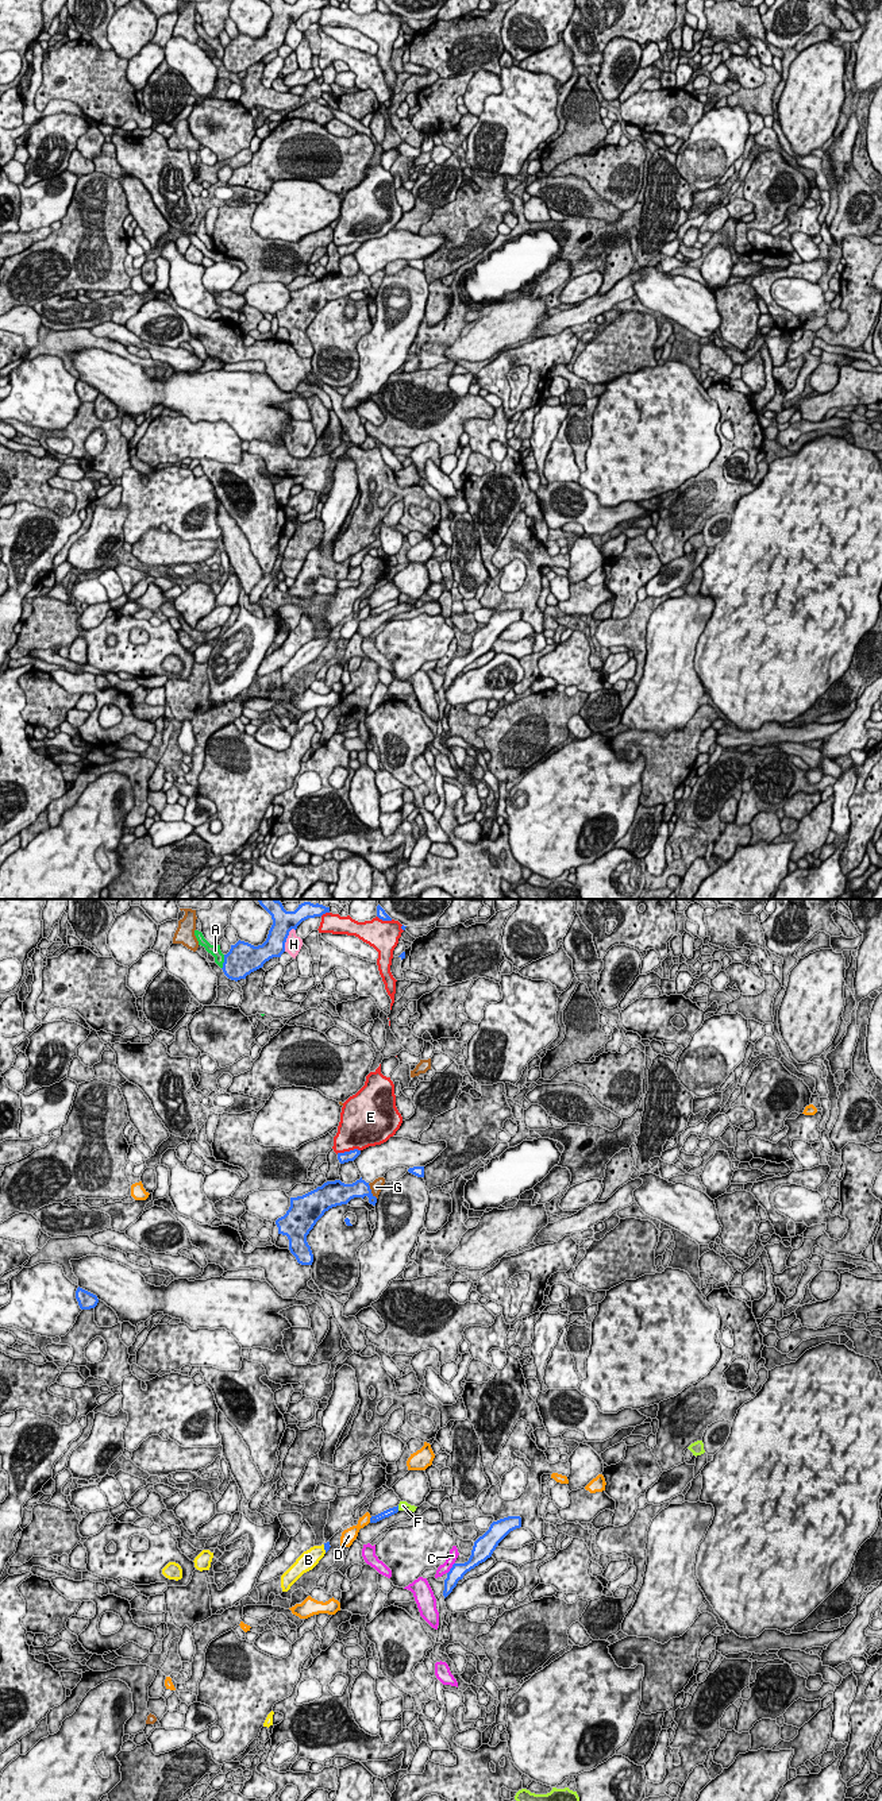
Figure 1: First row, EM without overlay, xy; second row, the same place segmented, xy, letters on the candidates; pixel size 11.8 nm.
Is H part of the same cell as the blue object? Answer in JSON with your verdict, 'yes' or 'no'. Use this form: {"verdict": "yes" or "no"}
{"verdict": "no"}

